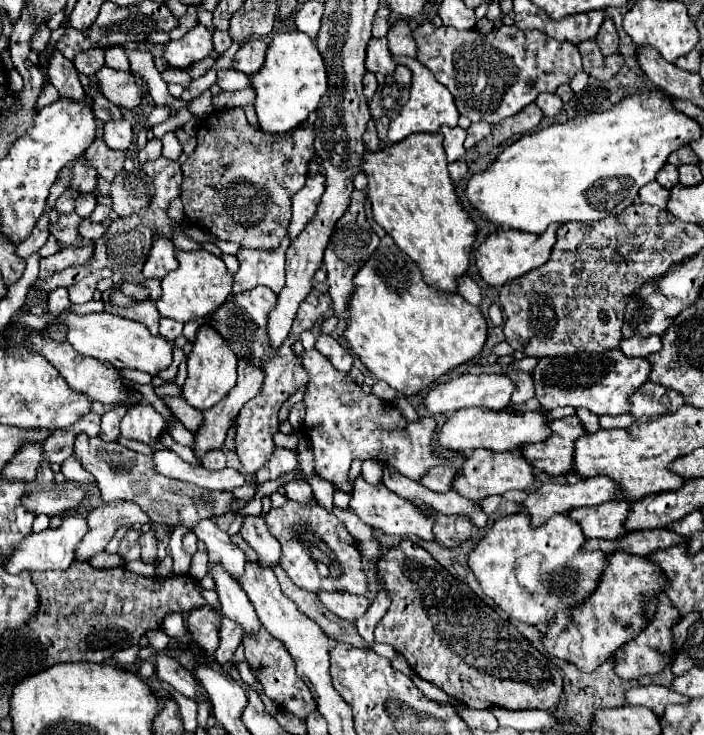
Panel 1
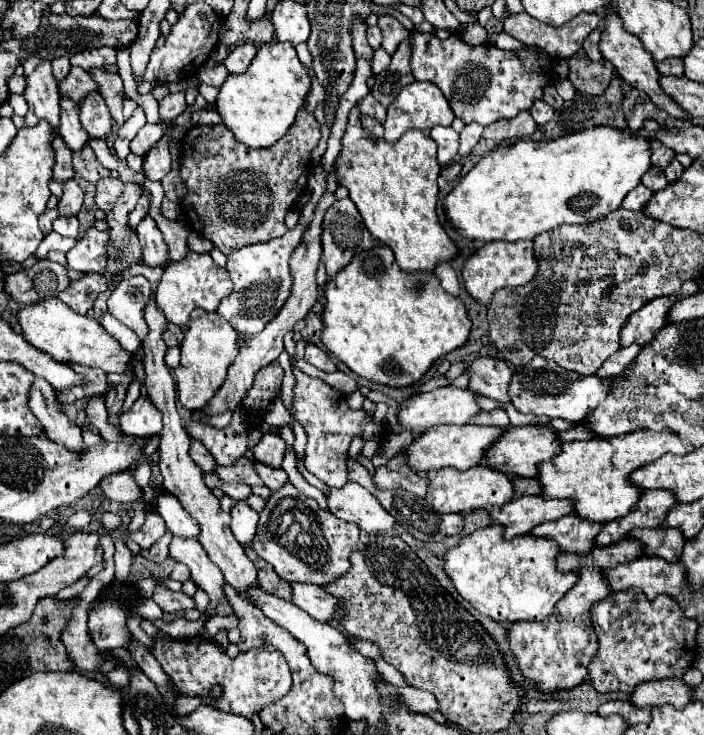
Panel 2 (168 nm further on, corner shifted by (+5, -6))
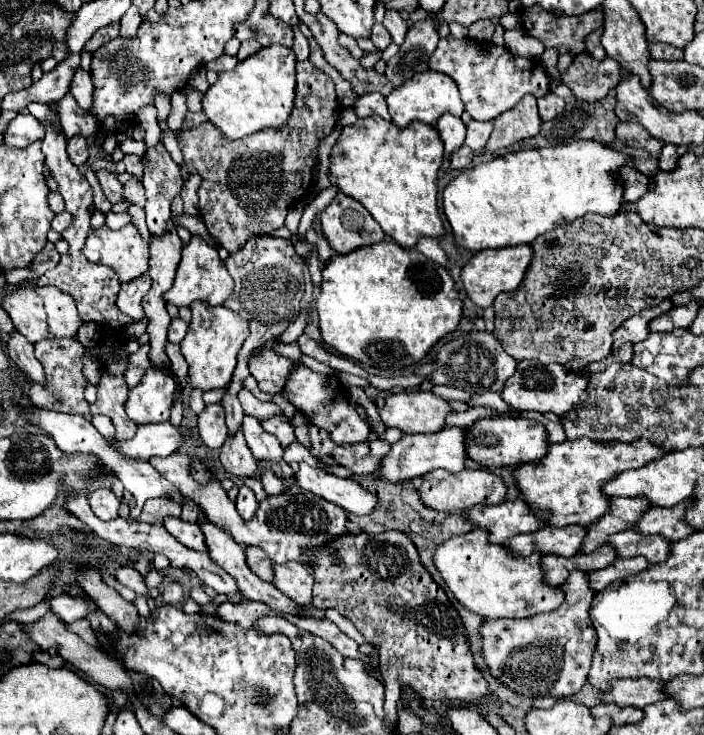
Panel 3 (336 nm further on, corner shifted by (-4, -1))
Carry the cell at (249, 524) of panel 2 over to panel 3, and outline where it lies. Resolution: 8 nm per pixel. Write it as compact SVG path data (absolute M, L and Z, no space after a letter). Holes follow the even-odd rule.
M241 486L235 504L237 504L237 512L241 514L241 518L243 518L243 520L249 520L249 518L253 518L253 514L257 512L259 500L255 498L253 490L249 490L247 486Z

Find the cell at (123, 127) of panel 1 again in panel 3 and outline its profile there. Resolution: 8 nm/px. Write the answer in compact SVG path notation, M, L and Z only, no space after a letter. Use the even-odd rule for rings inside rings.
M81 68L75 72L73 82L71 82L71 94L75 96L77 104L85 112L91 112L91 108L93 108L93 80L91 80L89 72L85 72Z

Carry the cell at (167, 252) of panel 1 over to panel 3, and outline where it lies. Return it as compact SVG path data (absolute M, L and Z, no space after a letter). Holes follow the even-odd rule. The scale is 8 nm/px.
M161 142L145 152L143 166L143 186L147 194L147 226L153 236L161 236L165 234L167 220L171 218L171 200L179 194L183 178L177 162L171 158L171 154Z

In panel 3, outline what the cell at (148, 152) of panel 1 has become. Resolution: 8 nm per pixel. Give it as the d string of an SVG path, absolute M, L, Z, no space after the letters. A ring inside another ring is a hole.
M131 204L131 206L127 208L127 214L131 216L131 222L141 230L141 238L145 238L145 242L149 242L151 234L149 234L147 224L145 224L145 212L143 212L143 208L139 208L139 206Z

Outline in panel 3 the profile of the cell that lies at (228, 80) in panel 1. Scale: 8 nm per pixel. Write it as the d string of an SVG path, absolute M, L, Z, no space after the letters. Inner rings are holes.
M223 54L223 56L219 56L217 60L205 64L207 70L213 70L213 72L217 72L217 74L221 74L221 72L229 72L229 70L233 70L235 66L237 66L237 58L227 56L227 54Z

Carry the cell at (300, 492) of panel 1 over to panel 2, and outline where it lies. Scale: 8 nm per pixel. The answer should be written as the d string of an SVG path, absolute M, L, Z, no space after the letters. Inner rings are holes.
M252 459L252 465L254 465L254 471L260 475L260 479L264 481L264 485L270 489L270 491L276 491L276 487L282 487L286 481L288 481L288 475L284 469L274 469L270 465L264 465L256 459Z

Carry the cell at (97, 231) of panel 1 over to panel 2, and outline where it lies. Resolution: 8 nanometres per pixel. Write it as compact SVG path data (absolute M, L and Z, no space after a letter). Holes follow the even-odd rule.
M58 217L52 225L52 231L64 235L64 237L78 237L78 219L76 217Z

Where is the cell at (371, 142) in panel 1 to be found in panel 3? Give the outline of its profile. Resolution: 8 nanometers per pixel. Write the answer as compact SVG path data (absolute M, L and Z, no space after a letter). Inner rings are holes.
M373 92L373 94L367 94L367 96L357 98L357 102L355 102L355 112L357 112L359 118L377 114L377 116L385 118L387 122L391 120L389 110L387 110L387 102L385 102L385 98L383 98L379 92Z

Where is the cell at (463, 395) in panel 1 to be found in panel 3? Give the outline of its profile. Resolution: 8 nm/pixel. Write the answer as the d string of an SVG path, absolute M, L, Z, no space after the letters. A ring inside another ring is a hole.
M419 390L389 396L379 414L387 428L401 428L405 434L423 434L443 430L445 418L453 414L453 408L445 398Z

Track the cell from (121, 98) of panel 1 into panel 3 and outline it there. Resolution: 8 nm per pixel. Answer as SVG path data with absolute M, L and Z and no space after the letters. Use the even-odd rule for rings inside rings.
M71 54L65 62L59 62L41 80L26 88L29 102L57 102L57 100L61 100L69 92L69 82L73 80L77 66L81 66L79 54Z

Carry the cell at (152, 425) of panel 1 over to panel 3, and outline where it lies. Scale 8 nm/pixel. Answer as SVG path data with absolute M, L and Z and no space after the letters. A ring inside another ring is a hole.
M149 368L141 382L129 390L129 400L125 404L129 420L139 426L167 422L173 406L173 392L175 380L157 368Z

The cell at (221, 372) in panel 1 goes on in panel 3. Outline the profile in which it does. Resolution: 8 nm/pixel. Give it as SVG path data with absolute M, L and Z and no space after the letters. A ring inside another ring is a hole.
M193 302L191 312L193 320L189 324L187 336L181 342L181 352L189 364L189 382L201 392L215 388L223 390L231 382L237 364L237 354L249 334L249 324L225 306L205 306L205 302Z

